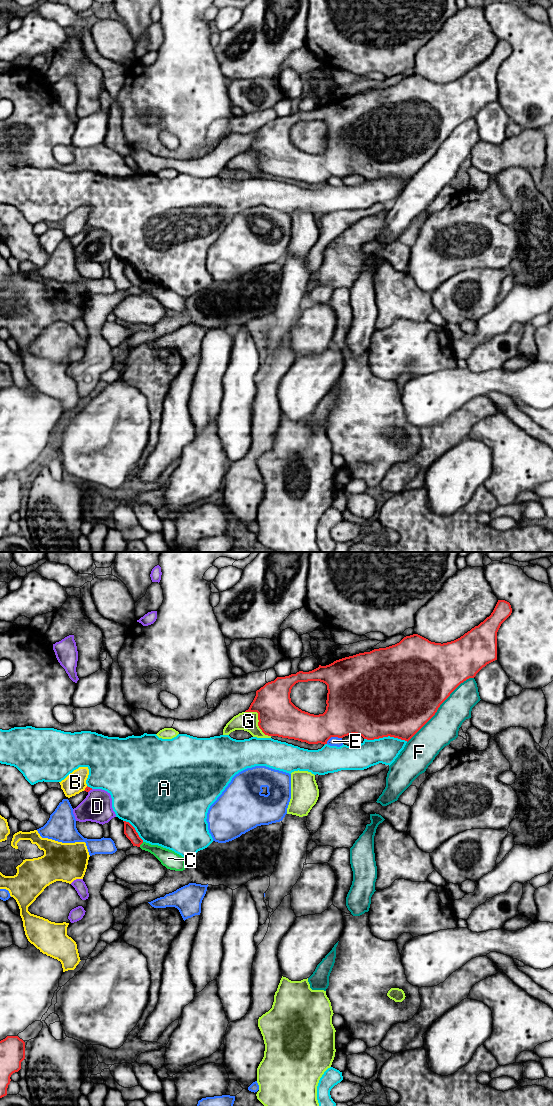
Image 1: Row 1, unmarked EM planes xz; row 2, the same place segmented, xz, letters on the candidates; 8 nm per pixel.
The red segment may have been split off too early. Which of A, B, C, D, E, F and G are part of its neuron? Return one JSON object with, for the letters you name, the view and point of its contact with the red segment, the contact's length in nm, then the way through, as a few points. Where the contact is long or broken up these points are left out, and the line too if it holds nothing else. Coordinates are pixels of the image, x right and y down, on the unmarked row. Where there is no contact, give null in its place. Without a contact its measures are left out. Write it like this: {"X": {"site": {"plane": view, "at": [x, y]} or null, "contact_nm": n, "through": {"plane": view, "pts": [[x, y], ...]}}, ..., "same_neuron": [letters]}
{"C": {"site": {"plane": "xz", "at": [141, 283]}, "contact_nm": 50, "through": {"plane": "xz", "pts": [[130, 272], [141, 283], [168, 298]]}}, "same_neuron": ["C"]}

